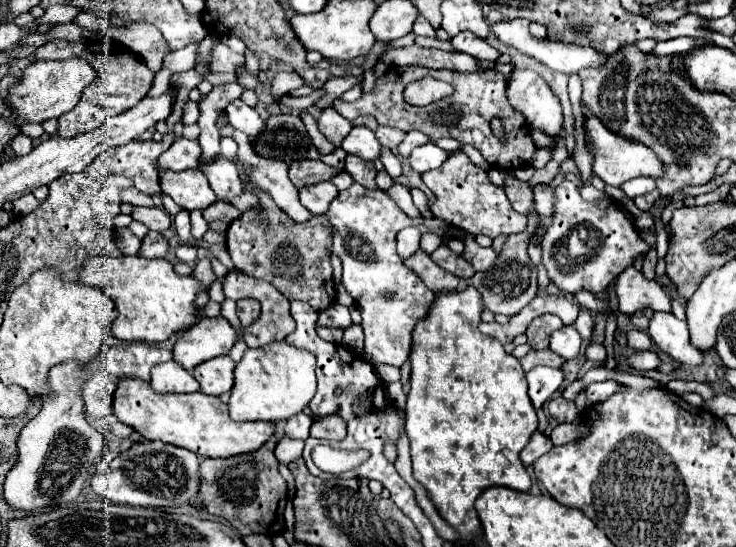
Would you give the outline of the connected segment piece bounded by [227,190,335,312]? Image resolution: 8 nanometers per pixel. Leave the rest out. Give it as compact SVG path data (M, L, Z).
M251 190L259 196L265 218L259 218L257 212L245 212L235 220L227 230L227 250L235 268L243 274L263 278L289 300L307 302L317 312L329 308L335 300L335 284L329 264L329 244L331 244L331 226L327 226L325 216L315 216L307 224L295 224L291 218L275 206L275 202L259 190Z

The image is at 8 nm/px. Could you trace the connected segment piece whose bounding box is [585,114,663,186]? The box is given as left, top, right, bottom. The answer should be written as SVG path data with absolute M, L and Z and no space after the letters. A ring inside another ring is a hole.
M591 114L585 116L585 130L587 130L587 148L593 152L595 162L593 162L593 172L599 176L605 184L609 186L621 186L625 180L637 178L637 176L661 176L663 164L659 164L659 158L655 152L635 140L627 140L621 136L615 136L613 132L607 132L607 128Z

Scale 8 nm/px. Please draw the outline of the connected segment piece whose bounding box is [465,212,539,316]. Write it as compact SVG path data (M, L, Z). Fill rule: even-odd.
M535 212L527 214L527 228L521 234L511 234L505 240L503 250L499 252L499 258L495 260L495 264L489 270L477 272L477 274L473 274L471 278L465 280L467 286L473 286L481 294L483 306L487 310L491 310L493 314L515 316L523 310L523 306L527 306L537 296L537 268L527 254L527 244L529 244L527 240L535 232L537 224L539 224L537 214Z

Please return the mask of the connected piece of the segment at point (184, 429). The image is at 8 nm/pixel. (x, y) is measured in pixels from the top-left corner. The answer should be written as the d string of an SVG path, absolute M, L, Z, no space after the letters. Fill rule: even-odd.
M139 378L119 380L113 408L119 422L133 426L143 438L163 440L167 444L187 448L201 458L231 458L237 454L251 454L275 434L275 424L231 420L227 404L223 404L219 396L207 396L203 392L157 394L145 380Z

